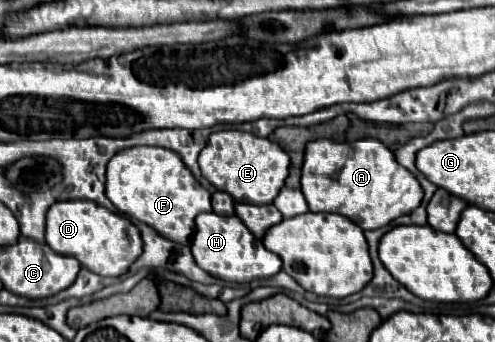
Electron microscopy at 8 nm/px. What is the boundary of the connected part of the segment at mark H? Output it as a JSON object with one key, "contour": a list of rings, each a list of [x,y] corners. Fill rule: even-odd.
{"contour":[[[199,213],[195,217],[195,235],[191,241],[191,251],[193,251],[197,265],[203,271],[215,275],[221,281],[229,281],[229,283],[249,283],[253,279],[267,279],[267,277],[273,277],[275,273],[281,271],[281,257],[267,251],[257,237],[251,237],[251,231],[235,215],[221,217],[217,213]]]}

